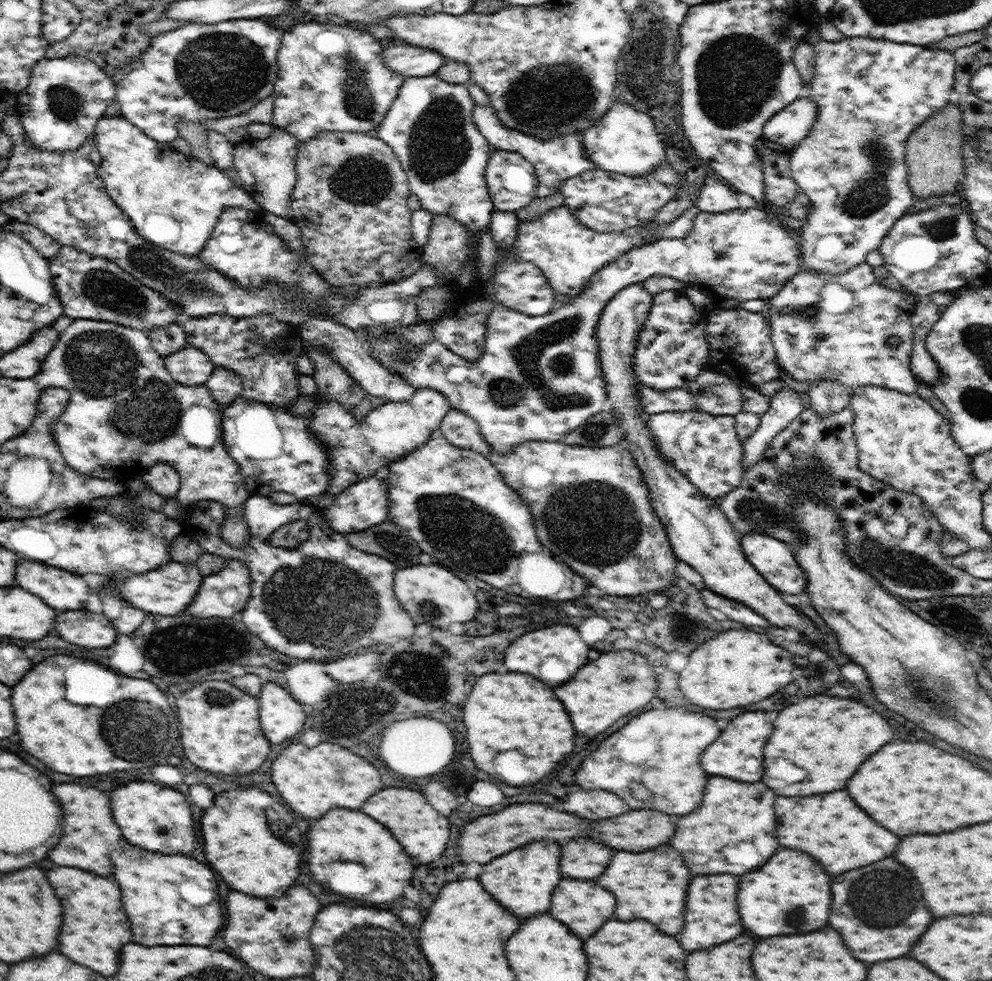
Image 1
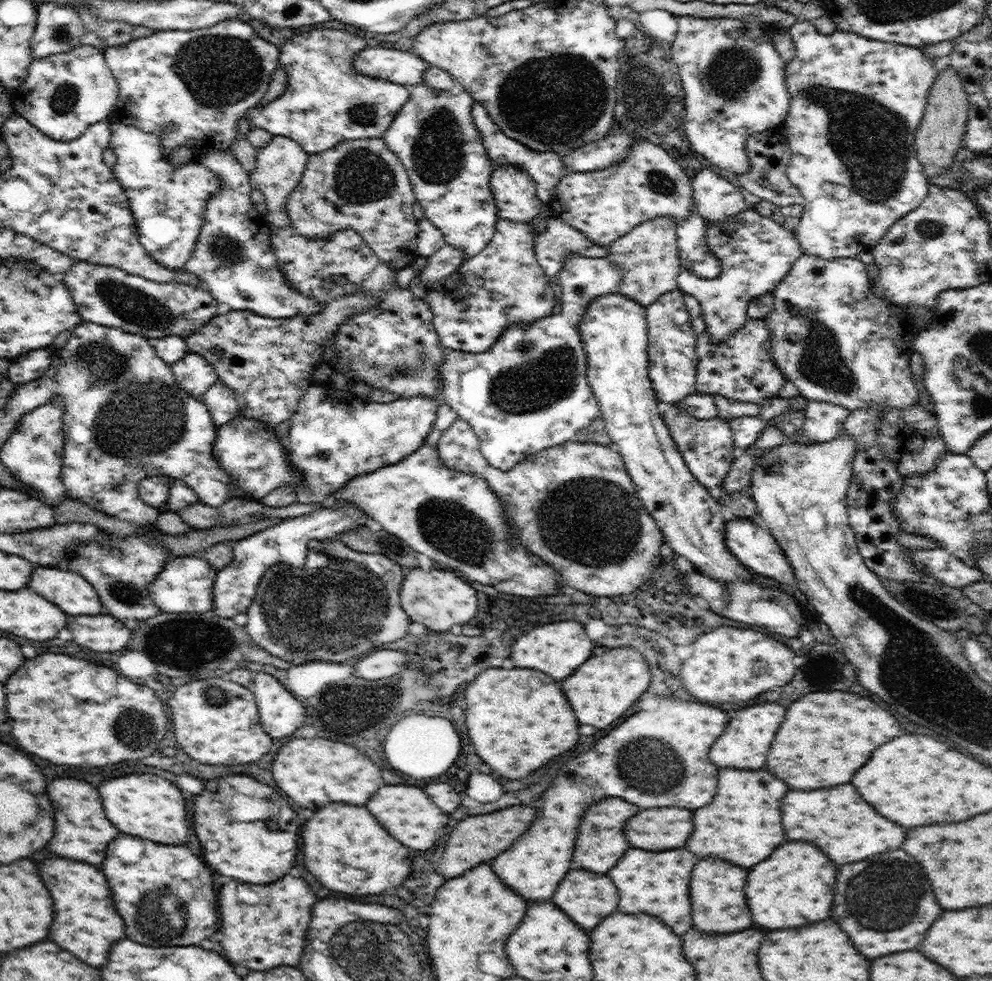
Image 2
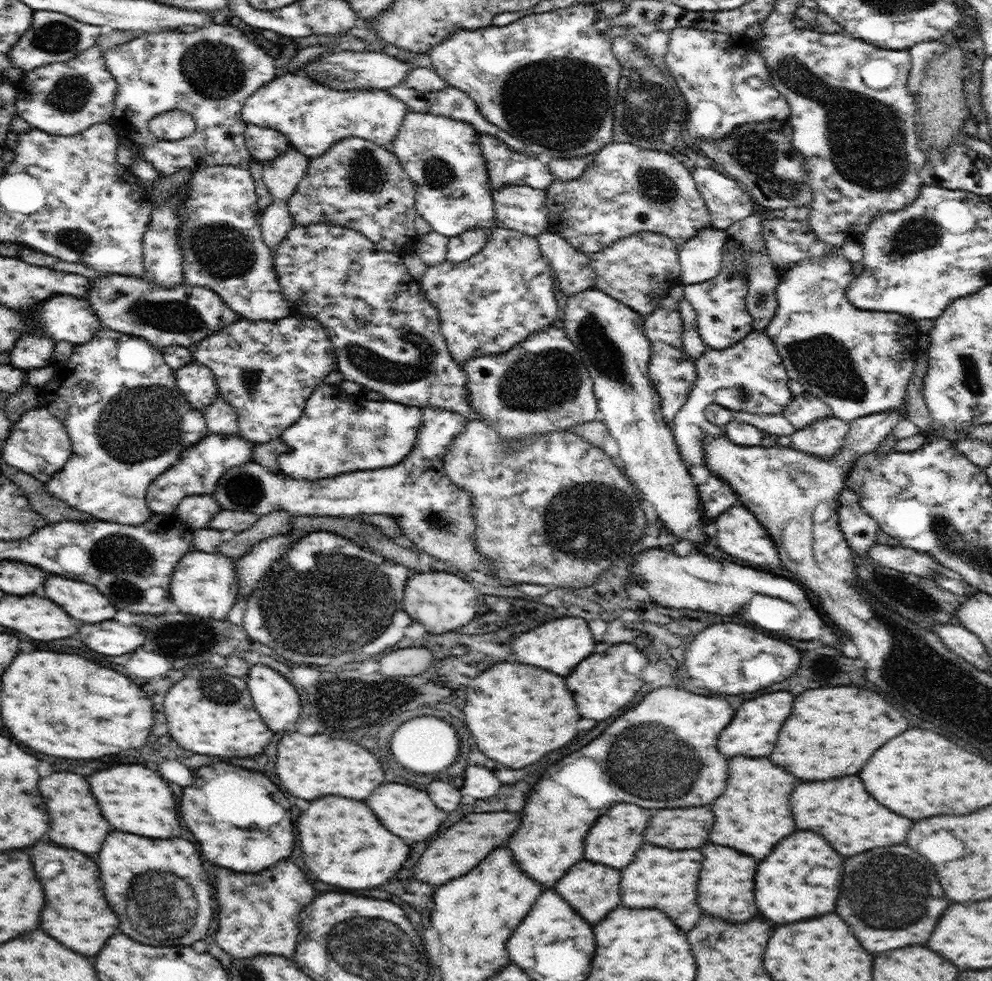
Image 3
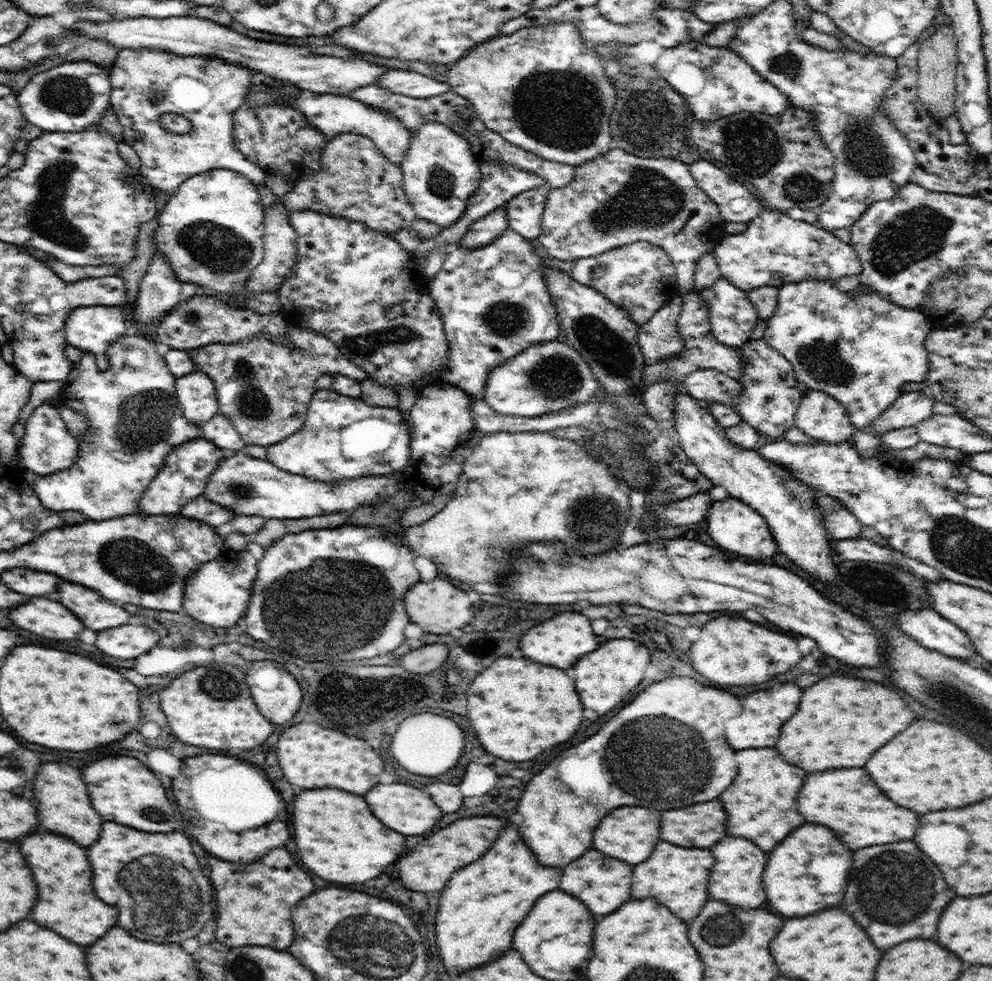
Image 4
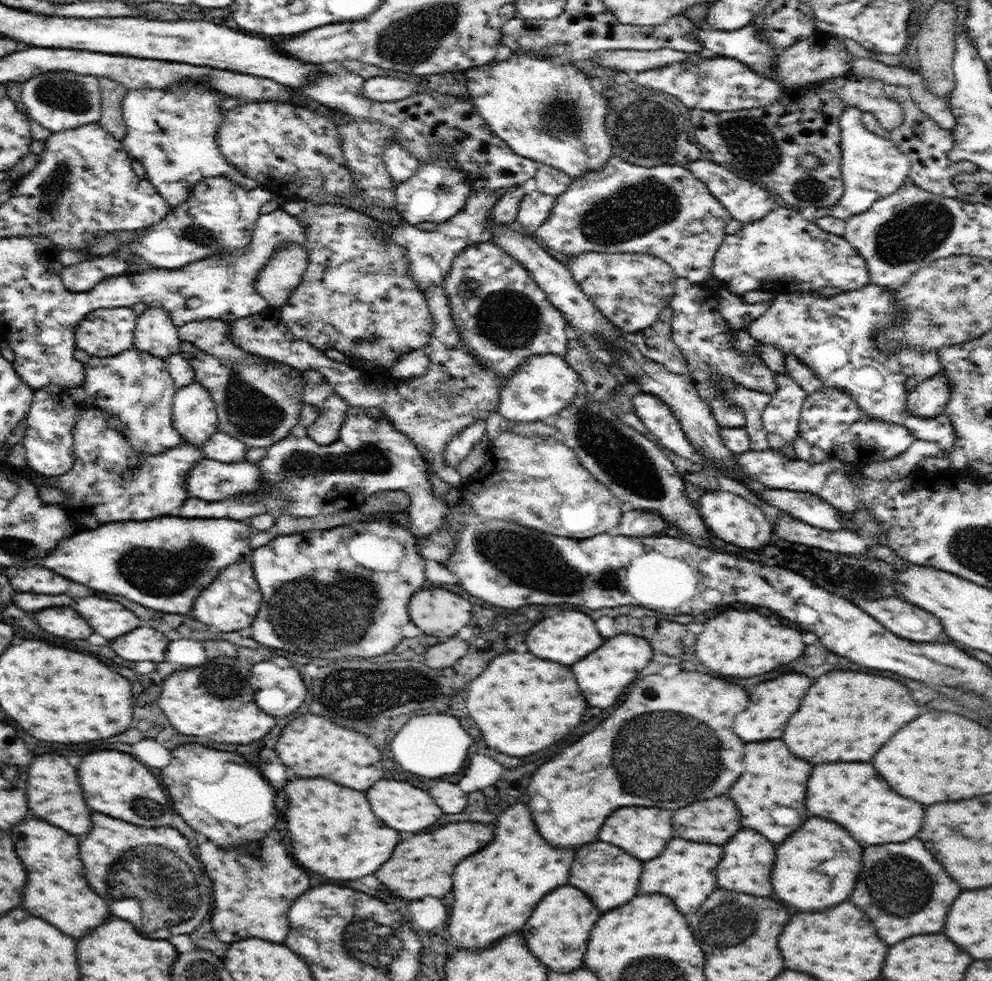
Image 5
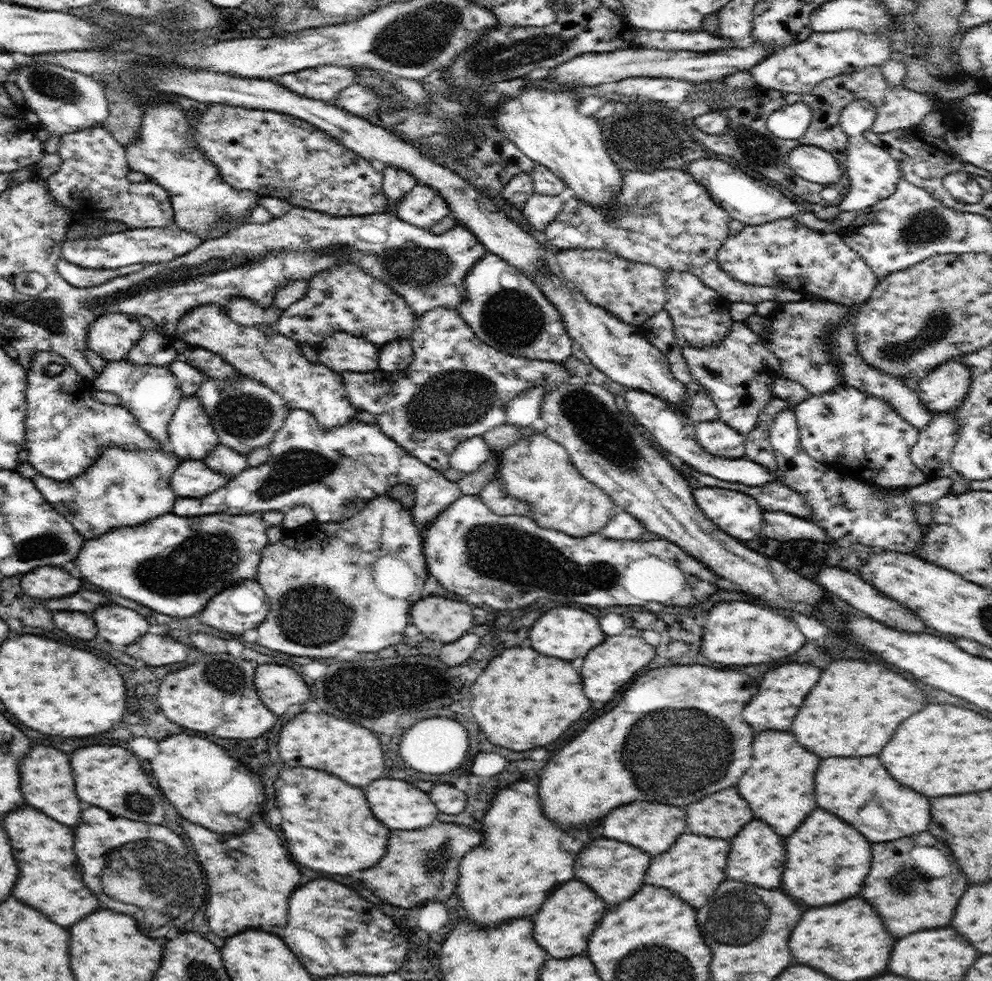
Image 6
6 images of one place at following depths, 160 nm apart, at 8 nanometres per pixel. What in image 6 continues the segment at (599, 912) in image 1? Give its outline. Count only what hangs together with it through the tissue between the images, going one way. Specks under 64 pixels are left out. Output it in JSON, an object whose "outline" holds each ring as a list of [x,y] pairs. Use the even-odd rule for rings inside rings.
{"outline":[[[600,838],[600,840],[592,840],[582,850],[582,854],[578,856],[578,860],[574,864],[574,872],[576,872],[576,878],[586,882],[604,902],[620,904],[620,902],[628,900],[634,892],[640,890],[640,886],[644,884],[644,874],[646,874],[648,866],[650,866],[650,856],[644,850],[632,848],[628,844],[620,844],[620,840]],[[600,846],[612,850],[612,860],[606,870],[600,870]]]}

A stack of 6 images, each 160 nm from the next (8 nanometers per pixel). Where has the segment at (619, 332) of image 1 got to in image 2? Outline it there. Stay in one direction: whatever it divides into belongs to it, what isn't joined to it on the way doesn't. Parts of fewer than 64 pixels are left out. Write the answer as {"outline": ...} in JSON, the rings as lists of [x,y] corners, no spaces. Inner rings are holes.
{"outline":[[[619,291],[597,296],[588,304],[586,314],[578,323],[577,329],[586,353],[588,382],[598,401],[600,416],[605,422],[612,446],[622,455],[627,473],[635,484],[637,495],[660,527],[663,540],[666,540],[675,554],[684,556],[696,570],[708,574],[714,580],[726,583],[732,581],[756,583],[758,580],[752,578],[750,569],[728,550],[725,539],[727,520],[720,513],[719,500],[715,500],[708,489],[702,486],[690,472],[684,457],[676,448],[669,426],[662,418],[664,408],[657,399],[649,377],[646,308]]]}

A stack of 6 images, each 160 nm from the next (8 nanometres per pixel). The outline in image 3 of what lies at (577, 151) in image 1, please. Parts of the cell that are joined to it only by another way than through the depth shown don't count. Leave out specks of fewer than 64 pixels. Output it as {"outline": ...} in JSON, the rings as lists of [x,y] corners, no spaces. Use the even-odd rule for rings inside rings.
{"outline":[[[480,134],[479,143],[492,189],[504,185],[527,185],[546,191],[554,184],[556,176],[537,155],[516,152],[491,134]]]}

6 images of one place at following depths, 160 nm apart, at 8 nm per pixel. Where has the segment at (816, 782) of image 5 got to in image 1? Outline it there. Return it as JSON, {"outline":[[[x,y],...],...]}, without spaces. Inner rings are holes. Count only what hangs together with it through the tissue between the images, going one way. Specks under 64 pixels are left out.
{"outline":[[[846,790],[820,794],[820,796],[778,796],[776,804],[778,840],[784,848],[808,852],[818,860],[828,874],[842,874],[876,860],[888,858],[896,852],[900,838],[886,828],[880,828],[850,796]]]}

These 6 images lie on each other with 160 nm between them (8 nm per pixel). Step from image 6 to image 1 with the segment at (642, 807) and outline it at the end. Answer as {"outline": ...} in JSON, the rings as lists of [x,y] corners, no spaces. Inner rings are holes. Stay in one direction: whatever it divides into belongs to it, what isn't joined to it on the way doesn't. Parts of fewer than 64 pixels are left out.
{"outline":[[[601,789],[586,790],[586,792],[578,790],[568,796],[568,804],[564,802],[564,808],[566,808],[566,812],[572,812],[580,818],[602,820],[628,812],[631,806],[624,804],[624,802],[625,800],[613,792]],[[576,838],[570,844],[561,845],[560,868],[565,879],[598,878],[610,864],[614,849],[588,838]]]}

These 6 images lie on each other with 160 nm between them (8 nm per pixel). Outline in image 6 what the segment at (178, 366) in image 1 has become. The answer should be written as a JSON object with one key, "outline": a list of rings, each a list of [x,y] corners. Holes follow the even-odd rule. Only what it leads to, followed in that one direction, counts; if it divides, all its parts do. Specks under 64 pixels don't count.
{"outline":[[[195,395],[182,397],[167,431],[168,449],[182,460],[203,459],[220,443],[207,412]]]}

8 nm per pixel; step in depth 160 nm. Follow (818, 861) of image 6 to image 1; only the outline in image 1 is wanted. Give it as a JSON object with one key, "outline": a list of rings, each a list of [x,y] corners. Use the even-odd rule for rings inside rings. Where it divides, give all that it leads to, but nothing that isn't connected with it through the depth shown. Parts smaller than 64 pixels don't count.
{"outline":[[[780,848],[768,864],[740,876],[738,906],[742,924],[756,936],[780,936],[780,934],[804,934],[828,924],[832,904],[832,878],[824,872],[816,860],[804,852],[792,852]]]}

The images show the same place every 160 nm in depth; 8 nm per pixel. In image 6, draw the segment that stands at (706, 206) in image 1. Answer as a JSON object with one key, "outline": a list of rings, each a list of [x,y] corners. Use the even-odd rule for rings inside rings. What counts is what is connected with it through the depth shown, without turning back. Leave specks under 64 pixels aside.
{"outline":[[[694,160],[689,174],[702,184],[715,204],[722,208],[732,219],[744,225],[758,225],[772,222],[780,218],[800,217],[807,210],[802,204],[796,204],[790,197],[784,196],[775,184],[755,179],[740,168],[734,168],[722,160]]]}

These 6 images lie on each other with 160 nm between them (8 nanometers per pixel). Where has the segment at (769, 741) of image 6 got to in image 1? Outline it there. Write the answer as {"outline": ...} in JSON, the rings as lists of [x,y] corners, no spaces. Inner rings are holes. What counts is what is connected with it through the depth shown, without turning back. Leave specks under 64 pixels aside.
{"outline":[[[712,776],[708,780],[704,800],[696,808],[696,812],[690,812],[690,814],[680,816],[676,820],[676,838],[672,836],[670,844],[682,854],[692,876],[696,876],[696,874],[722,874],[722,872],[730,872],[736,876],[746,874],[748,872],[748,854],[752,854],[754,860],[758,858],[758,866],[760,866],[760,864],[766,864],[770,860],[770,856],[778,850],[774,798],[776,798],[776,792],[768,790],[768,786],[764,782],[744,784],[738,780]]]}

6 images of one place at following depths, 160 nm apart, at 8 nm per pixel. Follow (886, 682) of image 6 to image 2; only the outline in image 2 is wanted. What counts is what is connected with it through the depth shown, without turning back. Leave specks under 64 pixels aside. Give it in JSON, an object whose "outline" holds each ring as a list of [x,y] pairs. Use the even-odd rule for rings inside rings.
{"outline":[[[810,692],[802,698],[798,698],[790,706],[790,714],[786,714],[784,724],[780,726],[776,740],[770,748],[768,754],[768,764],[766,768],[782,778],[790,790],[816,790],[816,788],[826,788],[826,786],[838,786],[846,784],[852,780],[852,776],[864,766],[864,762],[872,756],[872,752],[882,746],[884,742],[896,738],[900,734],[902,726],[896,722],[896,718],[880,708],[876,702],[852,694],[852,692]]]}

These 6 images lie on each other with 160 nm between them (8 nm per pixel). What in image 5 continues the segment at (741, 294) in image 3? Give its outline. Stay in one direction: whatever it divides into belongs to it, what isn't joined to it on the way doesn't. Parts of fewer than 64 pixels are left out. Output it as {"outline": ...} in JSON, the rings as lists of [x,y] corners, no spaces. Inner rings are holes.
{"outline":[[[723,286],[719,289],[719,295],[720,316],[733,332],[746,331],[753,320],[763,316],[770,308],[770,302],[748,304],[738,294],[730,292]]]}

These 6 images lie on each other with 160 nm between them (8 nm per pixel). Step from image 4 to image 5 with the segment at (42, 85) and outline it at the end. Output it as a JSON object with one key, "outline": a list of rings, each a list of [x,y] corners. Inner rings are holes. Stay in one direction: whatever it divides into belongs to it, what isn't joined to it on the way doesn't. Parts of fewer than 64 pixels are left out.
{"outline":[[[48,71],[29,78],[22,84],[21,100],[29,118],[52,133],[98,123],[101,117],[99,77],[72,71]]]}

